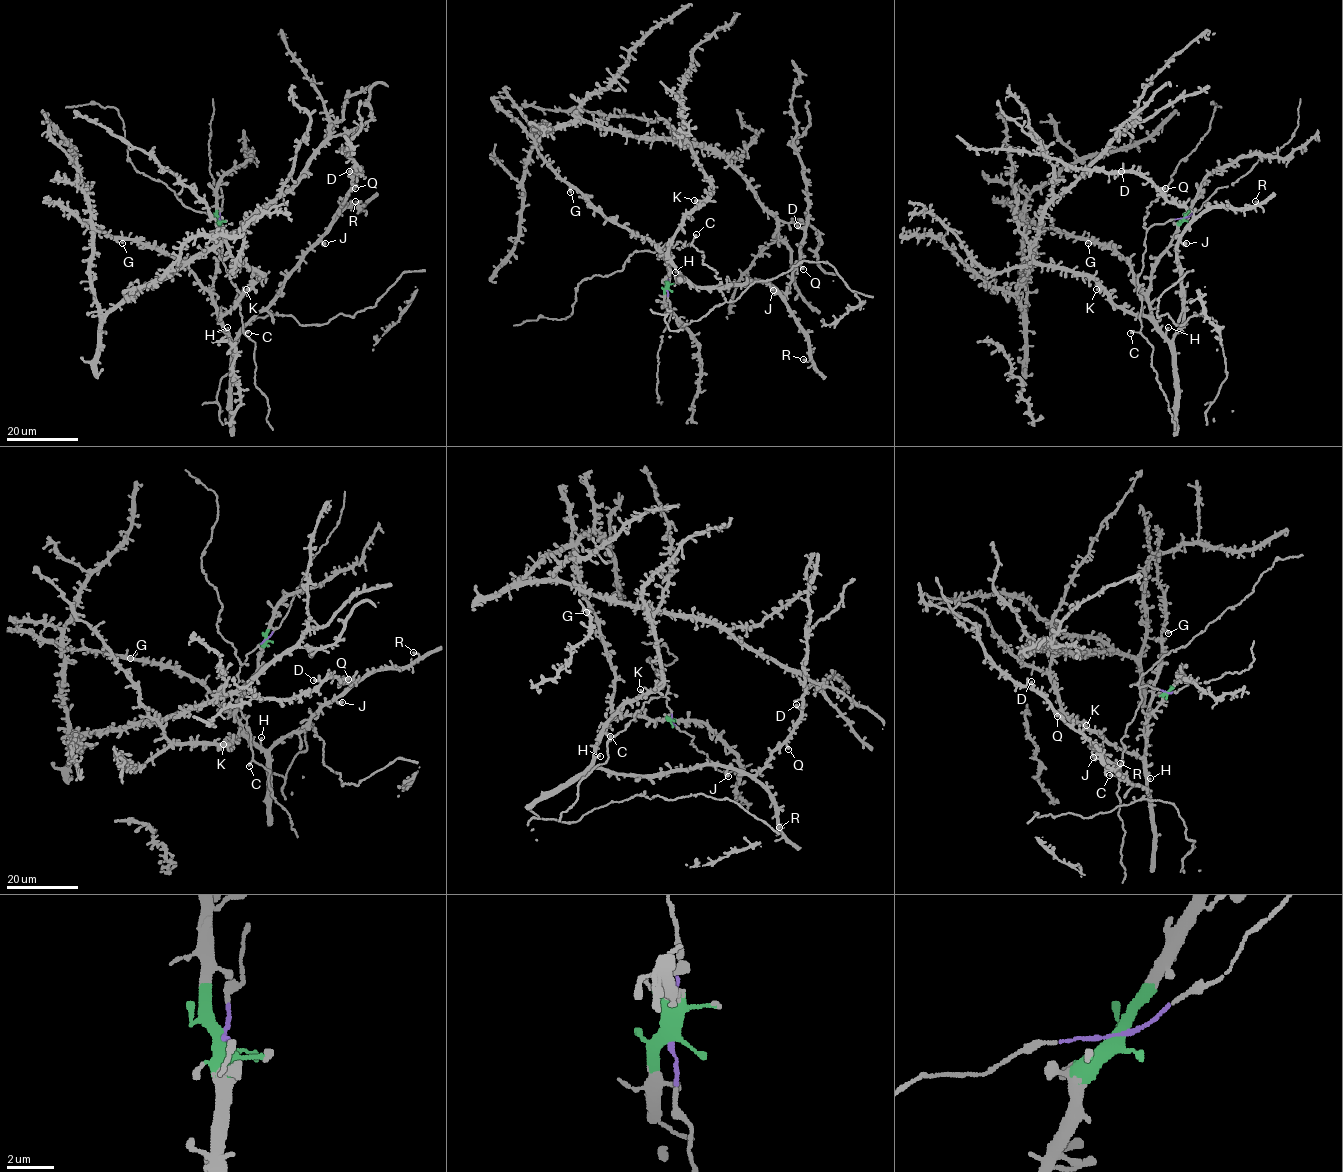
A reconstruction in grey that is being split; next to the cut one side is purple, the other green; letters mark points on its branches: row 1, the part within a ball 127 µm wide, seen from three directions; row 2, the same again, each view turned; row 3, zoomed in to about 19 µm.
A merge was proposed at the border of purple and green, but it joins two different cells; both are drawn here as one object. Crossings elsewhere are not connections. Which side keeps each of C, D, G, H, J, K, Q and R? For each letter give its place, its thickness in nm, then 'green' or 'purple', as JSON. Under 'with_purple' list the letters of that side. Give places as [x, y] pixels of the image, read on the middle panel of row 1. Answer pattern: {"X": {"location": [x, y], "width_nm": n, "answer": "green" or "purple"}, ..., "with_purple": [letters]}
{"C": {"location": [696, 234], "width_nm": 420, "answer": "purple"}, "D": {"location": [797, 225], "width_nm": 400, "answer": "green"}, "G": {"location": [570, 192], "width_nm": 320, "answer": "green"}, "H": {"location": [675, 272], "width_nm": 240, "answer": "green"}, "J": {"location": [773, 290], "width_nm": 500, "answer": "green"}, "K": {"location": [694, 200], "width_nm": 280, "answer": "green"}, "Q": {"location": [803, 269], "width_nm": 480, "answer": "green"}, "R": {"location": [803, 359], "width_nm": 280, "answer": "green"}, "with_purple": ["C"]}

